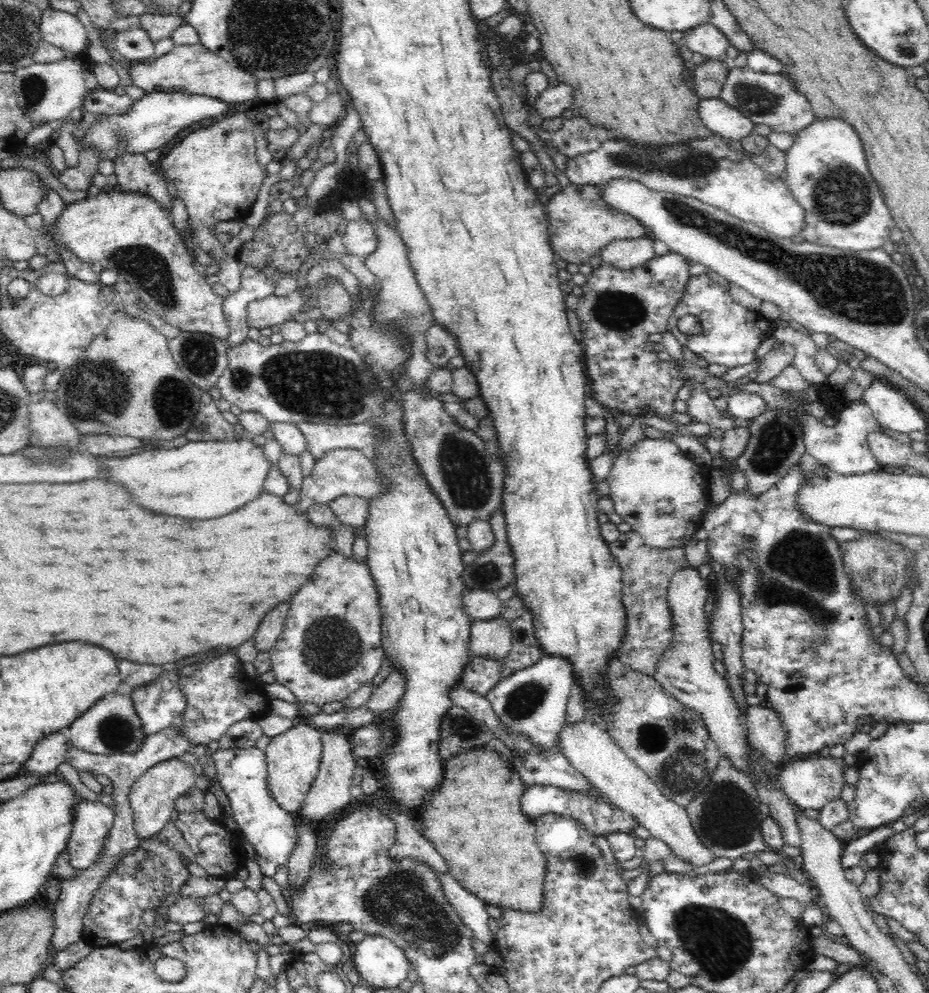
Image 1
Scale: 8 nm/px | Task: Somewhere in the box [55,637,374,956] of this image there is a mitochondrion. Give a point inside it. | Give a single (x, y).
(116, 730)

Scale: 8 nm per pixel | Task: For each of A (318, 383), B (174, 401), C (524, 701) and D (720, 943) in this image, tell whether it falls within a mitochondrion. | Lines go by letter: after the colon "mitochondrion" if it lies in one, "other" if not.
A: mitochondrion
B: mitochondrion
C: mitochondrion
D: mitochondrion

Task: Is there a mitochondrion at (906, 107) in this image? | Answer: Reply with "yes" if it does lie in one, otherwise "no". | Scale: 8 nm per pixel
no

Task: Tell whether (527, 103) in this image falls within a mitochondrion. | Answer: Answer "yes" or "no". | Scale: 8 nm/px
no

